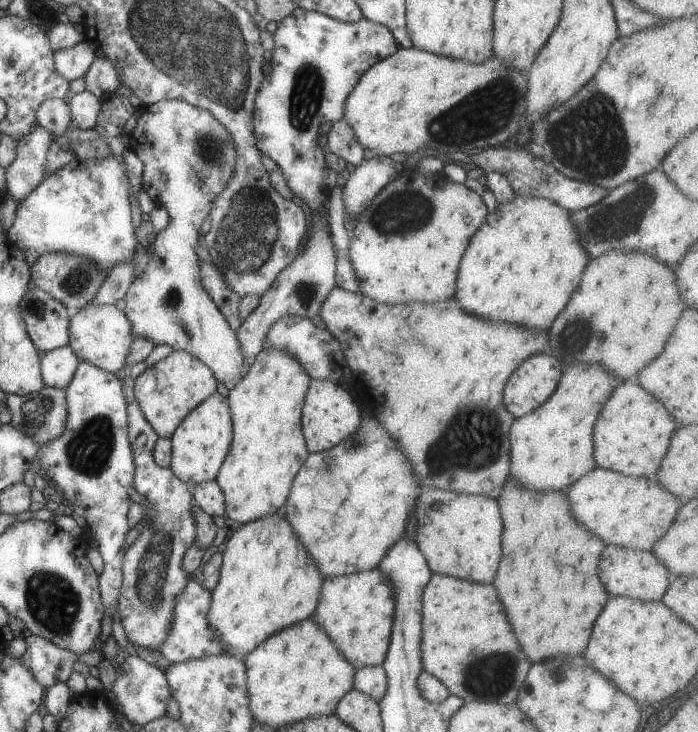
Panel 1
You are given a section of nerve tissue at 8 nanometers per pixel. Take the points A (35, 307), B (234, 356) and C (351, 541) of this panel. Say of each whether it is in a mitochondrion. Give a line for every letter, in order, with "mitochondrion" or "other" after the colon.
A: mitochondrion
B: other
C: other

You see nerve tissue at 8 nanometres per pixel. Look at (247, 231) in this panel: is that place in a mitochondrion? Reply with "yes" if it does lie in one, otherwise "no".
yes

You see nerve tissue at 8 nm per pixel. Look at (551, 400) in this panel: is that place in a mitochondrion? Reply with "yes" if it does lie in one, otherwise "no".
no

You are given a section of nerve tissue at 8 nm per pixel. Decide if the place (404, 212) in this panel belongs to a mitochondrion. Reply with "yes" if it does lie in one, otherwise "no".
yes

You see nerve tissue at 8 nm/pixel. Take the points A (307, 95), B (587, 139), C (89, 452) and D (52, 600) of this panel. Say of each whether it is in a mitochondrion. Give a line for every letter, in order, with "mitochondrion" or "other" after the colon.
A: mitochondrion
B: mitochondrion
C: mitochondrion
D: mitochondrion

